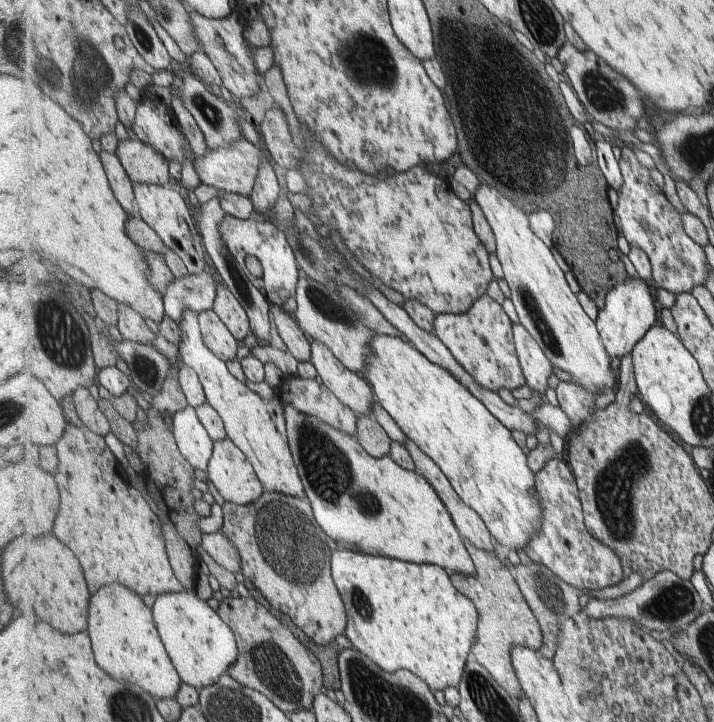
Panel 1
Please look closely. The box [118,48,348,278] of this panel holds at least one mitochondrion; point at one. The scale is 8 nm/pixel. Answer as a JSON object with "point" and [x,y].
{"point":[220,120]}

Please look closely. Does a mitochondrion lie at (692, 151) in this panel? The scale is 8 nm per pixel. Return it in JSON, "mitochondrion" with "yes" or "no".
{"mitochondrion":"yes"}

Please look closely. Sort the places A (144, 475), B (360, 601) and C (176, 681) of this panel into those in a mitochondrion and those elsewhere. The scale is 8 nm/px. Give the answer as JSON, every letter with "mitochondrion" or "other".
{"A":"other","B":"mitochondrion","C":"other"}

